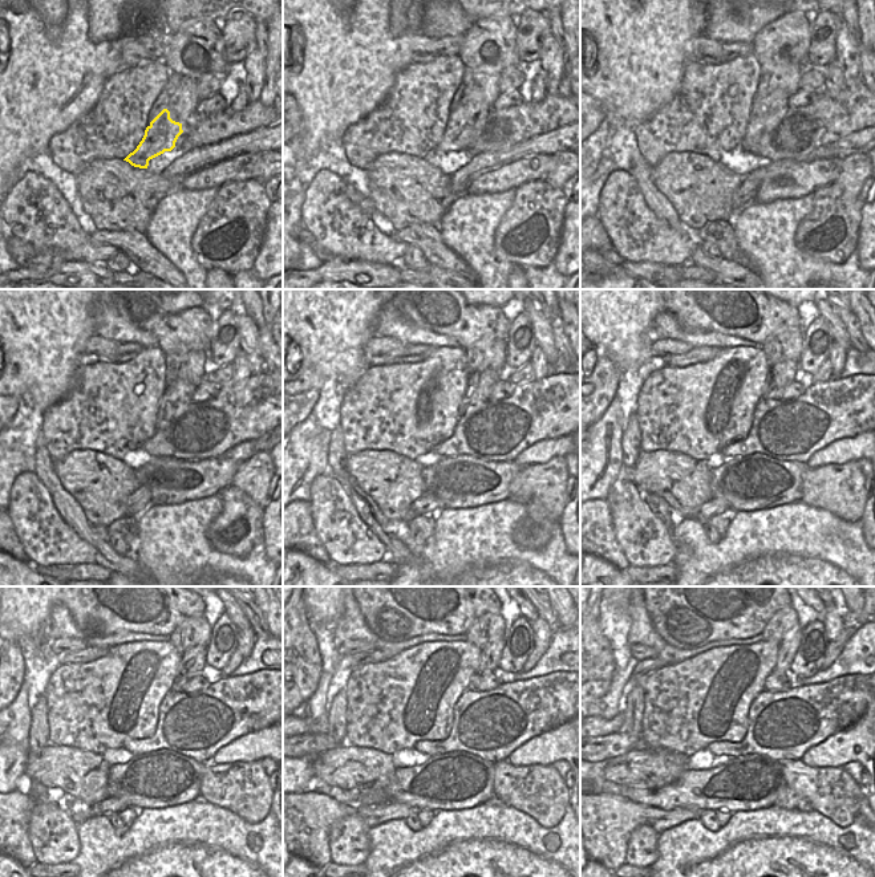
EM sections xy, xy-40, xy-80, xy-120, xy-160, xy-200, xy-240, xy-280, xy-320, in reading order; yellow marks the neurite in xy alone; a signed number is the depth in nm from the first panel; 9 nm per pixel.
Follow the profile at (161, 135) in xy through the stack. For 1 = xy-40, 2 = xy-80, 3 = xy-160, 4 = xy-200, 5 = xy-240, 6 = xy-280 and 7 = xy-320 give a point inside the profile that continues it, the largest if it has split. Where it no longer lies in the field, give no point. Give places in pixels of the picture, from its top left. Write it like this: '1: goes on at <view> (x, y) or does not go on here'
1: goes on at xy-40 (458, 135)
2: goes on at xy-80 (777, 101)
3: goes on at xy-160 (481, 382)
4: goes on at xy-200 (782, 373)
5: goes on at xy-240 (193, 660)
6: goes on at xy-280 (490, 656)
7: goes on at xy-320 (789, 645)

